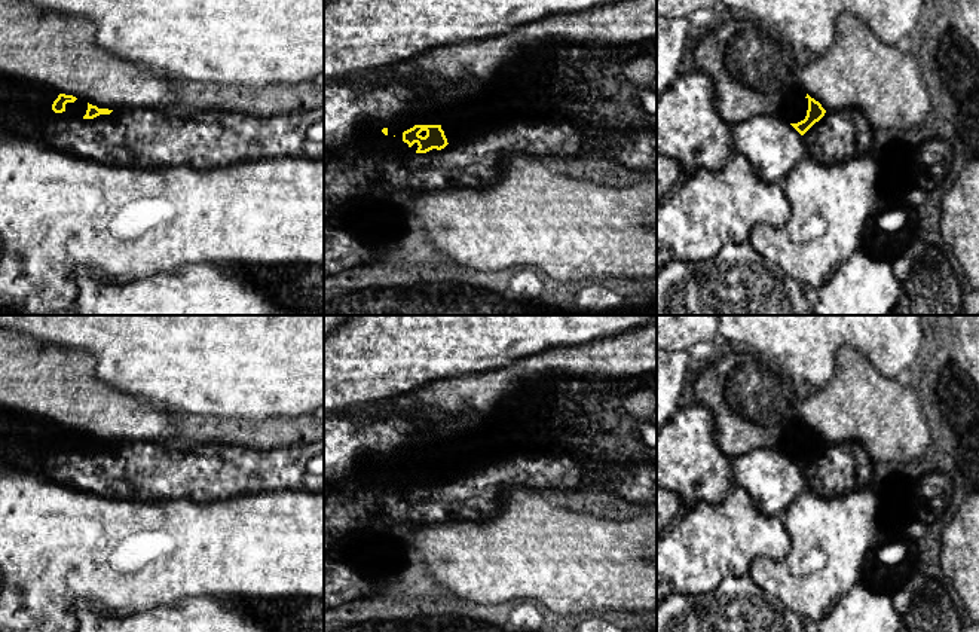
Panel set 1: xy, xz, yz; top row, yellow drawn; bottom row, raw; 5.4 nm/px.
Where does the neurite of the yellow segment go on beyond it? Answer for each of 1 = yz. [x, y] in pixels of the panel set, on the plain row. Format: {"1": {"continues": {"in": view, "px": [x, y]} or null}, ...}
{"1": {"continues": null}}

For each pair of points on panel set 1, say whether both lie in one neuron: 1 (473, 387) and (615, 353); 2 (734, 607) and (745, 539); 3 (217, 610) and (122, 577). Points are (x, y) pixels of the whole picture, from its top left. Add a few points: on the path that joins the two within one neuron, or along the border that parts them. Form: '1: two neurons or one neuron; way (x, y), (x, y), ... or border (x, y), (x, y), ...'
1: one neuron; way (508, 376), (525, 366), (580, 363)
2: two neurons; border (746, 573), (727, 576), (707, 592)
3: two neurons; border (220, 594), (152, 607)

